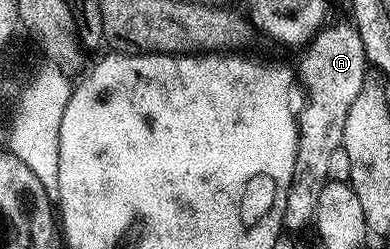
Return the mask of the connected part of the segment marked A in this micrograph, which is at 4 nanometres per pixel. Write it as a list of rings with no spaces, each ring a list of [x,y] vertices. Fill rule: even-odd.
[[[346,22],[346,24],[334,23],[329,23],[314,33],[314,39],[305,45],[303,52],[306,53],[303,54],[298,68],[296,67],[297,79],[300,81],[301,87],[302,84],[306,87],[306,105],[300,108],[296,116],[298,121],[298,145],[296,146],[294,177],[290,187],[286,190],[286,218],[284,224],[287,229],[300,228],[305,223],[308,224],[313,221],[316,202],[320,198],[320,190],[330,174],[329,159],[332,158],[332,150],[336,150],[342,143],[344,118],[348,118],[348,110],[352,106],[352,102],[356,100],[356,94],[368,82],[368,76],[366,76],[368,61],[364,50],[364,42],[360,42],[358,29],[350,22]]]

